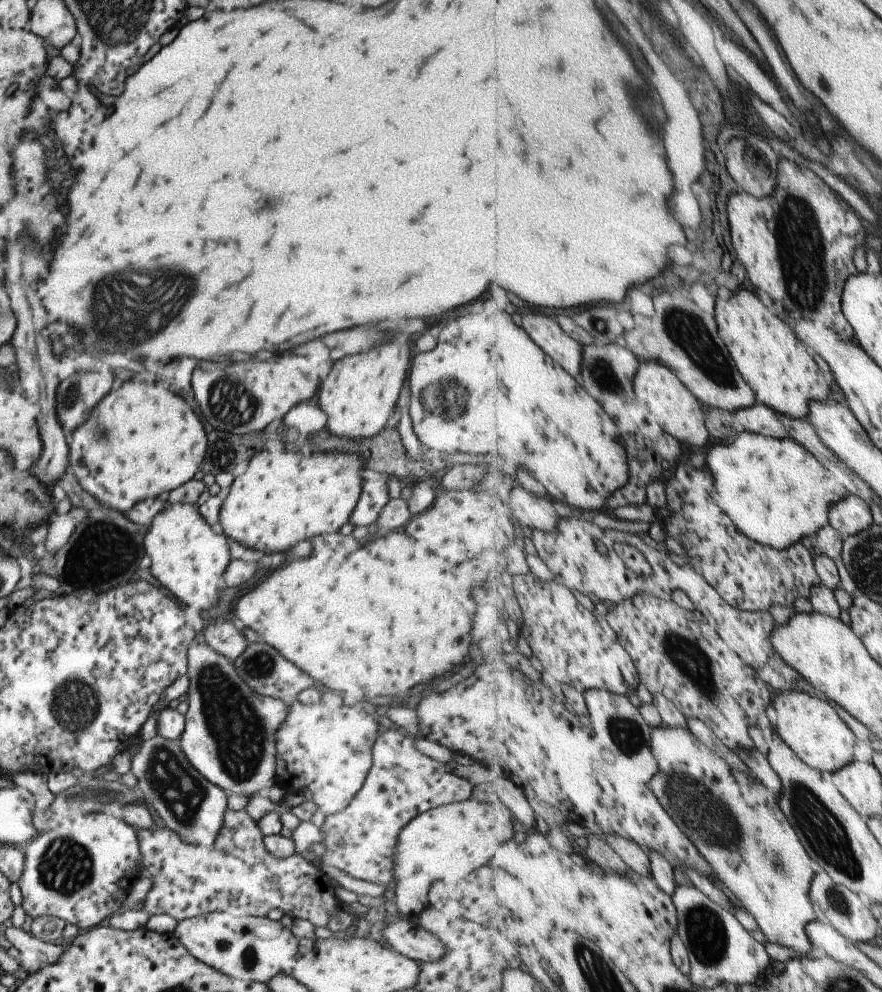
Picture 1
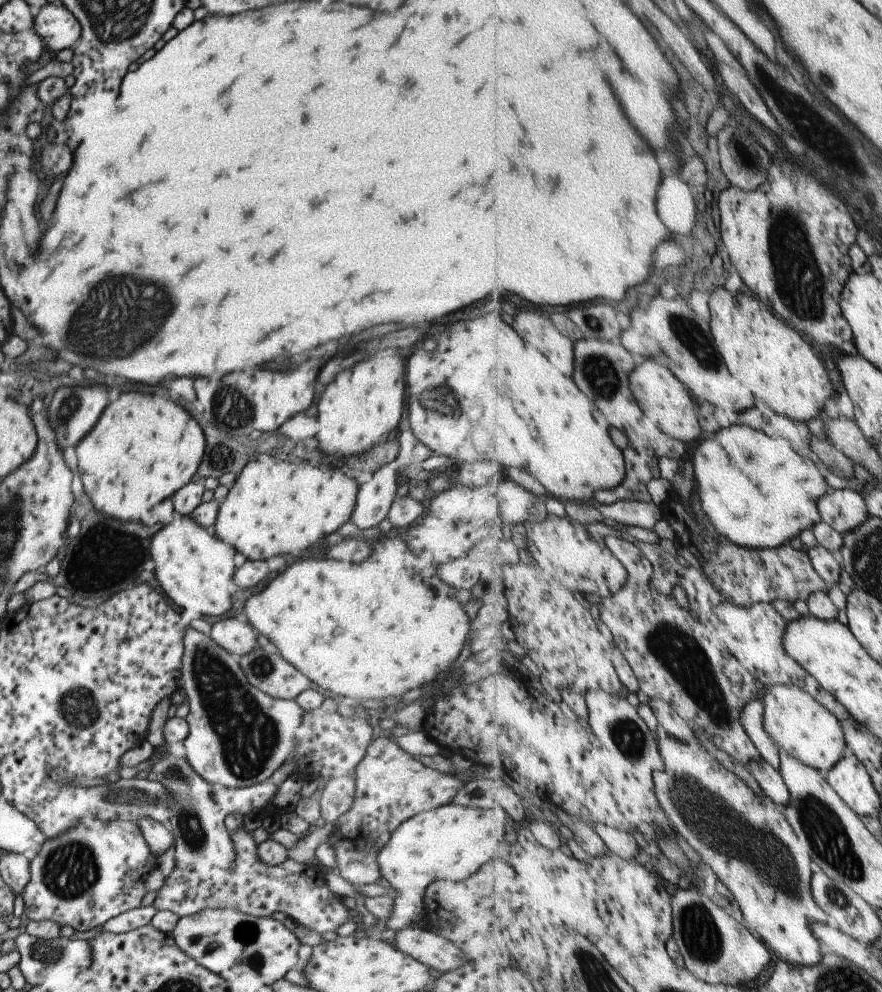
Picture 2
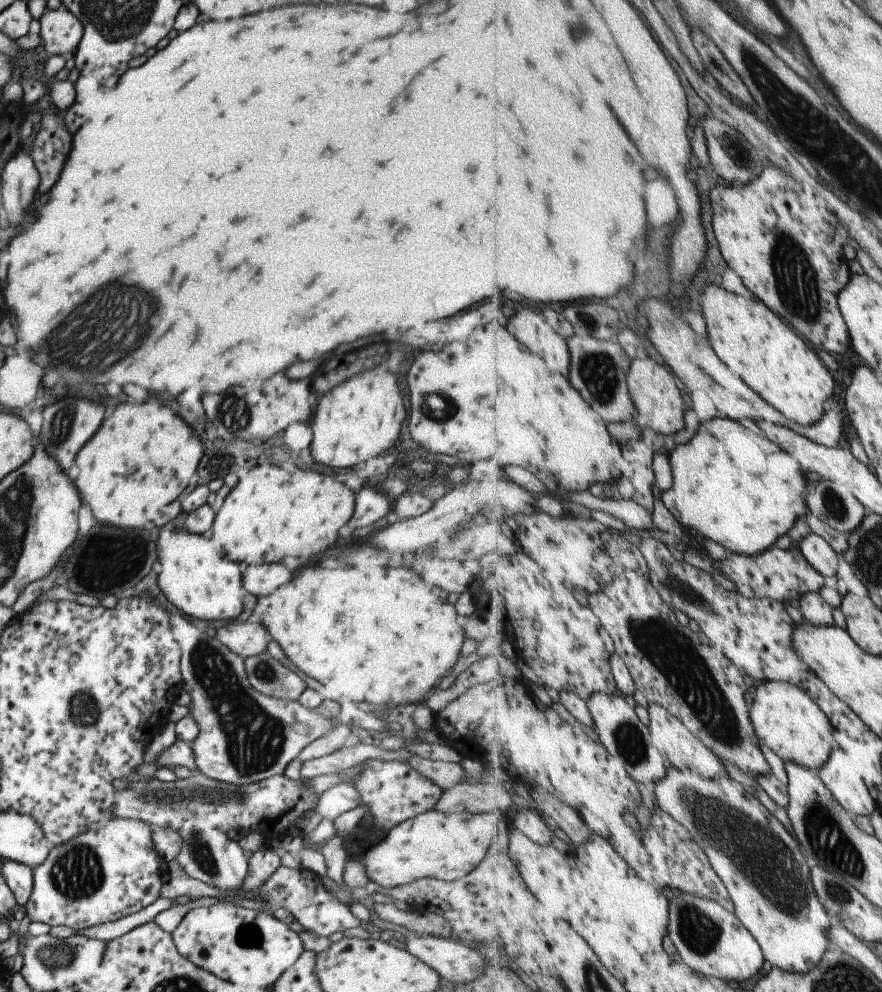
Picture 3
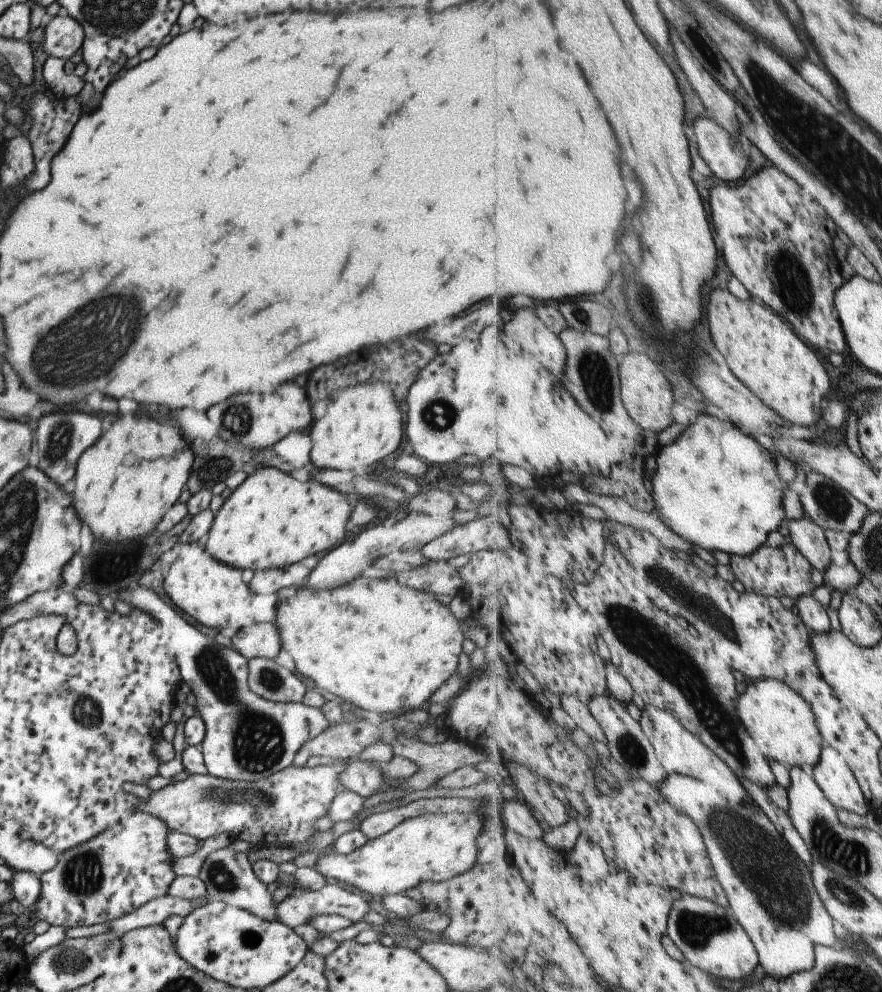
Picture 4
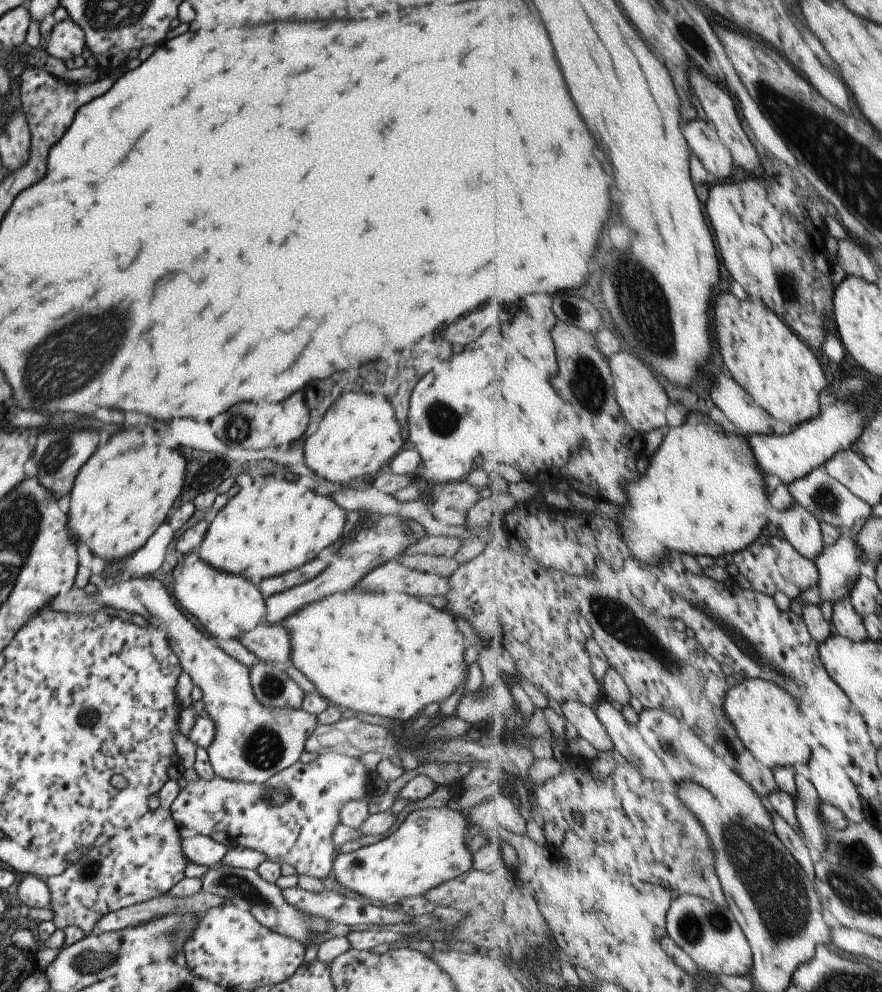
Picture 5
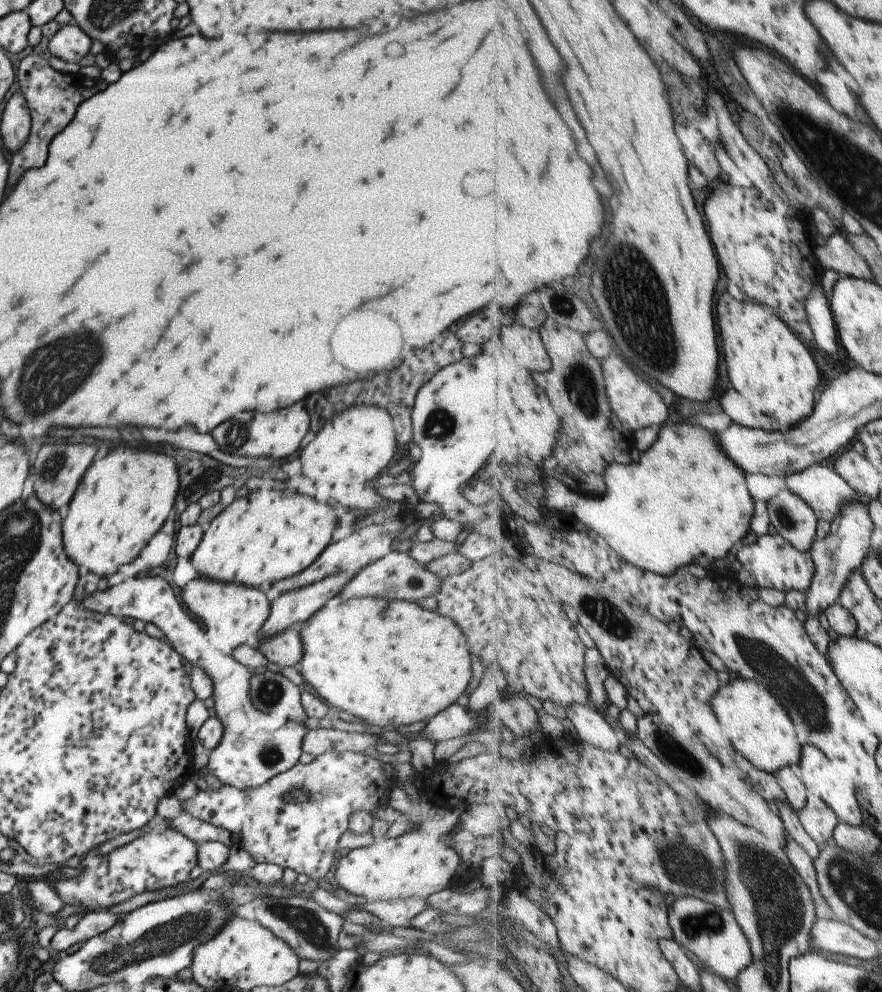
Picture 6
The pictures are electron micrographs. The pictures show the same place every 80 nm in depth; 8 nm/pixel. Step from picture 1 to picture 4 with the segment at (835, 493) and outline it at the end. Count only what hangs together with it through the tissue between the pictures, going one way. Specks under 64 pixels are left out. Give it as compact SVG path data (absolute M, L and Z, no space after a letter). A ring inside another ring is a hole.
M705 413L697 414L695 423L675 442L659 448L655 456L658 468L651 485L648 484L654 496L655 512L696 551L703 555L721 551L729 556L752 556L765 546L771 532L784 532L782 523L787 512L783 510L783 498L789 486L781 476L779 462L771 450L761 446L732 421L721 422Z

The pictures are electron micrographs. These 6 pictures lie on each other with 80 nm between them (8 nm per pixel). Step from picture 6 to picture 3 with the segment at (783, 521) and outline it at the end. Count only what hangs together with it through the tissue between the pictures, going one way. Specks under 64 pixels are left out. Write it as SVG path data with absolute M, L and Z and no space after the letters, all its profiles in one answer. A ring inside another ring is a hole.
M810 531L799 540L797 546L810 564L822 576L834 576L839 570L839 556L819 534Z

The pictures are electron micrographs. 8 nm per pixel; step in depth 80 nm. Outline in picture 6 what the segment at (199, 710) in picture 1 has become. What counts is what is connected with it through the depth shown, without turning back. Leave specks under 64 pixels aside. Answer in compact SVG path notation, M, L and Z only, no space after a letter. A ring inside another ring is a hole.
M161 576L128 579L117 586L104 586L86 596L78 608L115 616L138 619L155 625L167 638L169 647L193 668L201 668L211 678L213 688L212 714L223 724L219 744L209 751L207 772L221 785L237 790L251 790L267 784L271 778L289 770L301 754L301 740L308 732L302 722L285 722L259 712L249 700L251 670L219 651L198 626L179 606L167 580Z

